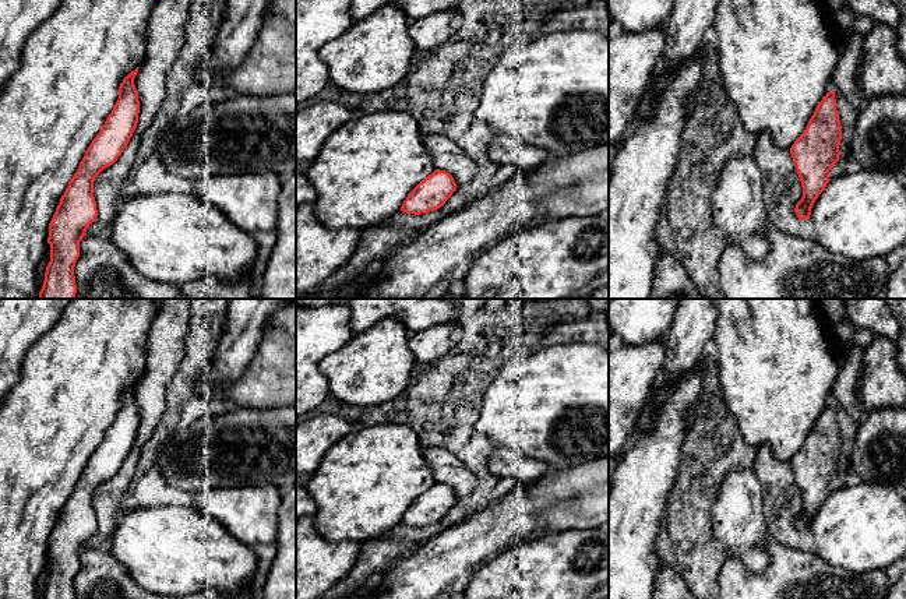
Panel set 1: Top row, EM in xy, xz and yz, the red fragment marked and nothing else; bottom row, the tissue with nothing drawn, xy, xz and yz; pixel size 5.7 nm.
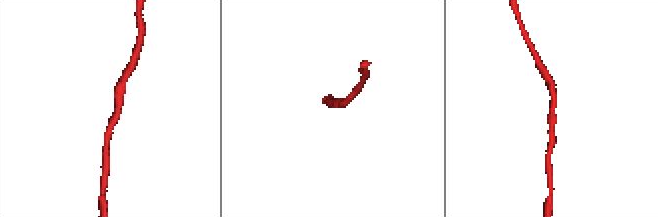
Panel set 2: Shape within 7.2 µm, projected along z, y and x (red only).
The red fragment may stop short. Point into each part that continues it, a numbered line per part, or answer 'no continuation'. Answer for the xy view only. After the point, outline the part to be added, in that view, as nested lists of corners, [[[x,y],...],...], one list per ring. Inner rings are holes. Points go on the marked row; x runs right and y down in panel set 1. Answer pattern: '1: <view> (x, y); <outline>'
no continuation

